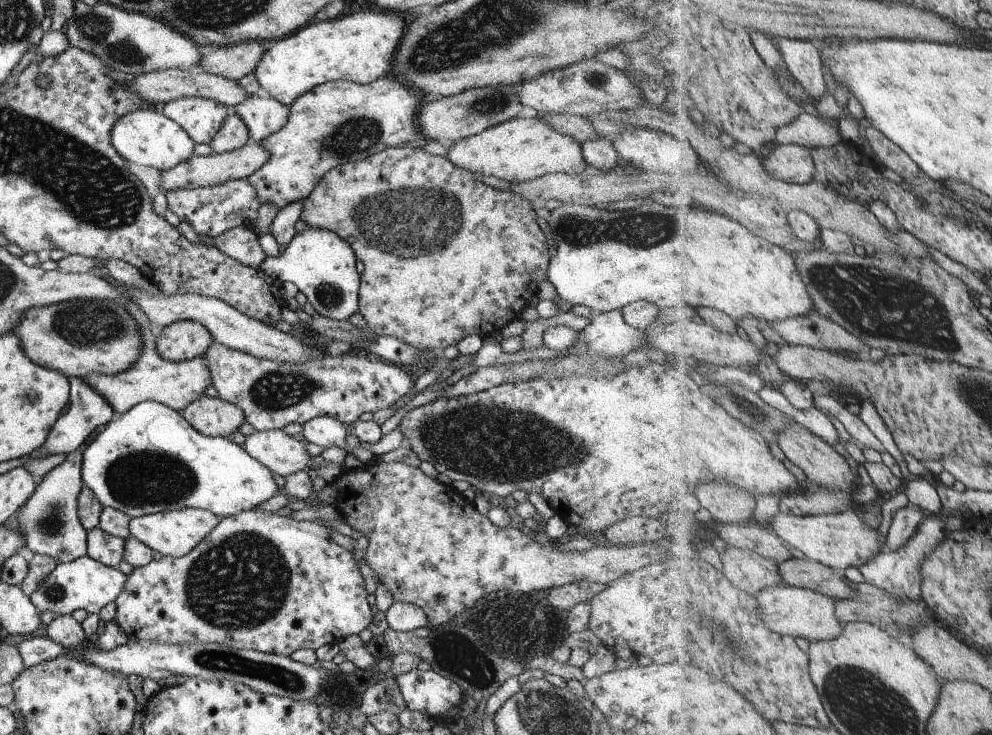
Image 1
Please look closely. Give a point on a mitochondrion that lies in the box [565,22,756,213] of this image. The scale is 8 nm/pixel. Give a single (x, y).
(598, 79)

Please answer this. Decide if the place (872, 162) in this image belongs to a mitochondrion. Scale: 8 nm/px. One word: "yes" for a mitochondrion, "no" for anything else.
no

